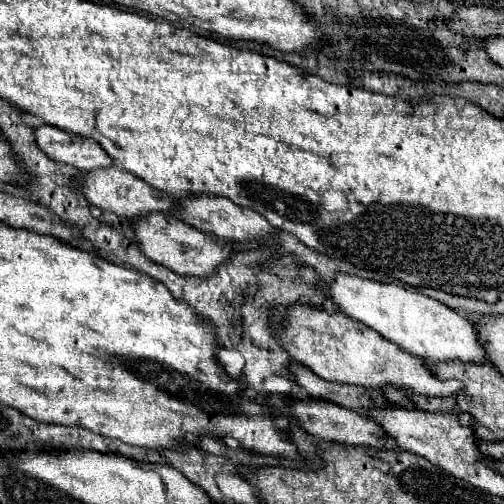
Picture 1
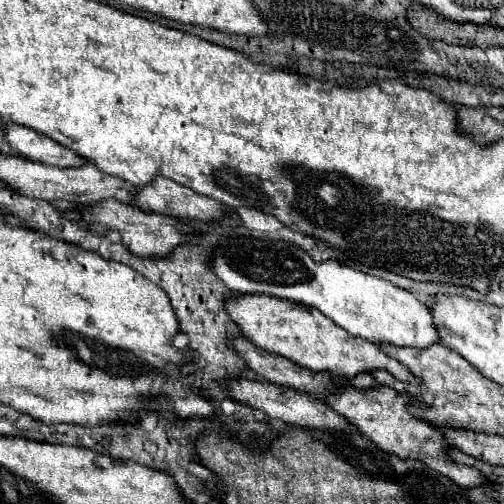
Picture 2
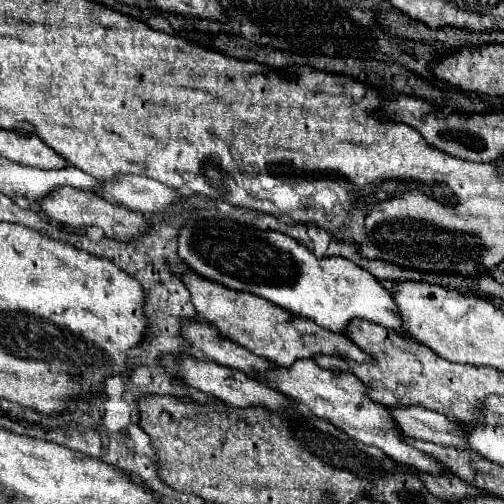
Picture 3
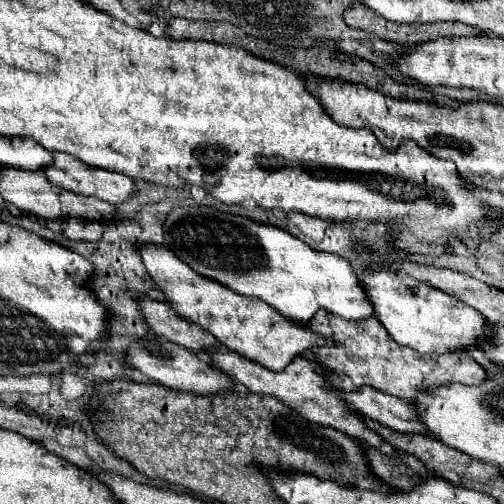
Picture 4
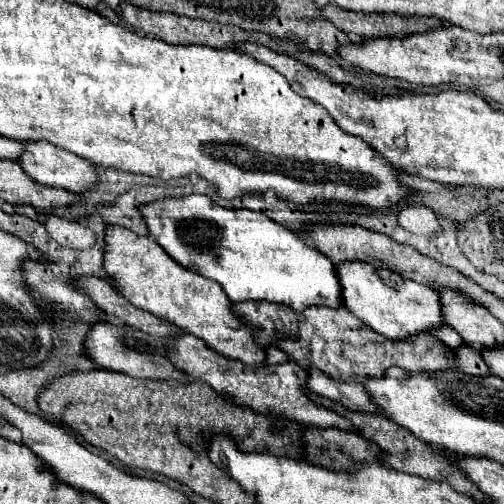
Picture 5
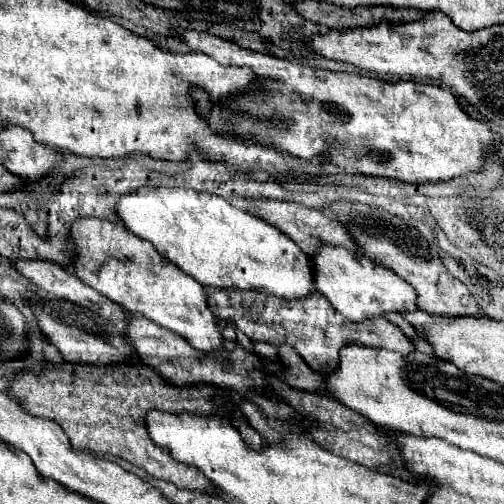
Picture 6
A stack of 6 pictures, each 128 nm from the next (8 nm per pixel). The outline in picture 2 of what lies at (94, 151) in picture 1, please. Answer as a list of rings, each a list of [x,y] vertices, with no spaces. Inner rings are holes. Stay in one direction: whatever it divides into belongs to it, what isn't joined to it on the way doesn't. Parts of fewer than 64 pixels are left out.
[[[4,124],[4,138],[10,144],[10,148],[14,148],[20,156],[32,162],[58,166],[58,168],[72,168],[86,164],[76,152],[18,124]]]

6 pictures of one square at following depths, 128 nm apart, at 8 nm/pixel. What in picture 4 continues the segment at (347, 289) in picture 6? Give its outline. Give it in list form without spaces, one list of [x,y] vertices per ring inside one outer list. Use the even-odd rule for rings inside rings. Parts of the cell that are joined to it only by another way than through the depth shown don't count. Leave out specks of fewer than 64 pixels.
[[[368,268],[360,274],[360,284],[374,308],[376,320],[384,324],[388,334],[402,346],[410,346],[422,354],[442,354],[476,346],[480,338],[488,336],[488,320],[482,314],[426,282],[396,272]]]

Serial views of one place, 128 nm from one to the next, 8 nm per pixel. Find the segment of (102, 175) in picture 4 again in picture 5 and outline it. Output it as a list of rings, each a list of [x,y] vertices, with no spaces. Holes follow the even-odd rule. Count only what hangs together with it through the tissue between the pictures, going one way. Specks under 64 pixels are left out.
[[[28,140],[28,142],[22,142],[22,144],[24,144],[24,156],[20,156],[20,160],[16,160],[16,162],[38,184],[64,188],[64,190],[70,190],[70,192],[82,192],[82,190],[94,188],[96,174],[94,174],[94,166],[88,160],[74,156],[72,152],[66,152],[62,148],[56,148],[48,142],[30,142]]]

